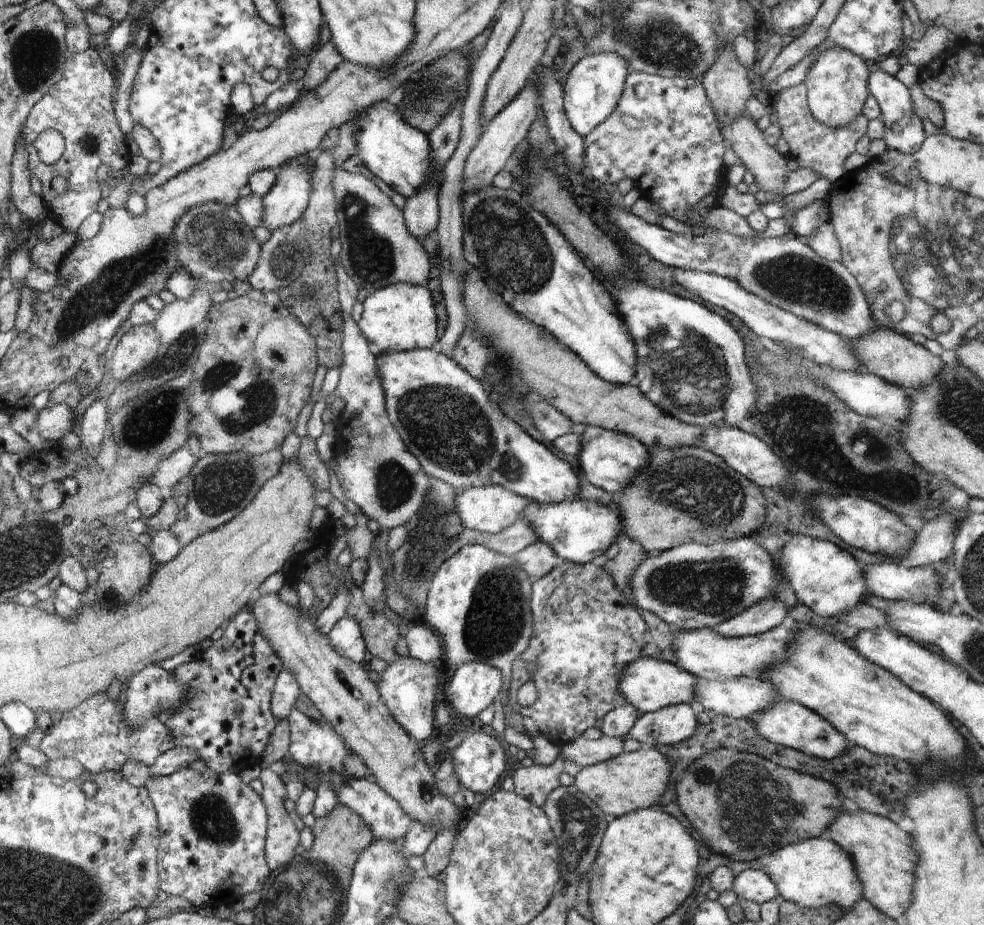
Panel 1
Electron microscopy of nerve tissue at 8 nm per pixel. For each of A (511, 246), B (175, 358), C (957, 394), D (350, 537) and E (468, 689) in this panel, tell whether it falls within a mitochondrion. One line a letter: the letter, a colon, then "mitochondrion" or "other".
A: mitochondrion
B: mitochondrion
C: mitochondrion
D: other
E: other

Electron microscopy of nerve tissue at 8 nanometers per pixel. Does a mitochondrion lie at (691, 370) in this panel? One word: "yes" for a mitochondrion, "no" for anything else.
yes

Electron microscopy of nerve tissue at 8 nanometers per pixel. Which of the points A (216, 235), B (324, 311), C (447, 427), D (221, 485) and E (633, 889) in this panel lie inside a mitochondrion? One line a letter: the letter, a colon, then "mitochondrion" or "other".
A: mitochondrion
B: other
C: mitochondrion
D: mitochondrion
E: other

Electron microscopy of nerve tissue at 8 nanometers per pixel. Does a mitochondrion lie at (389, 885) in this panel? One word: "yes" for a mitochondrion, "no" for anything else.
yes

